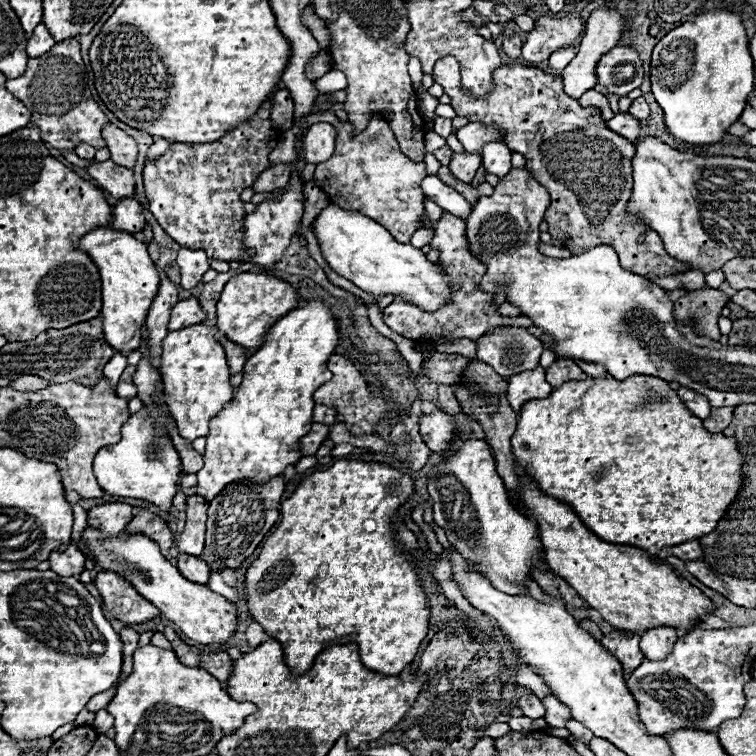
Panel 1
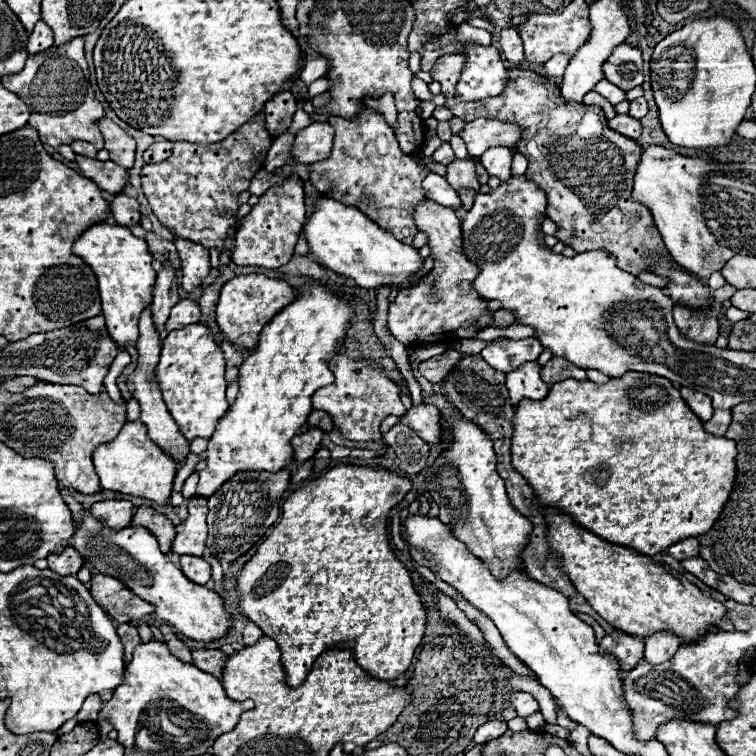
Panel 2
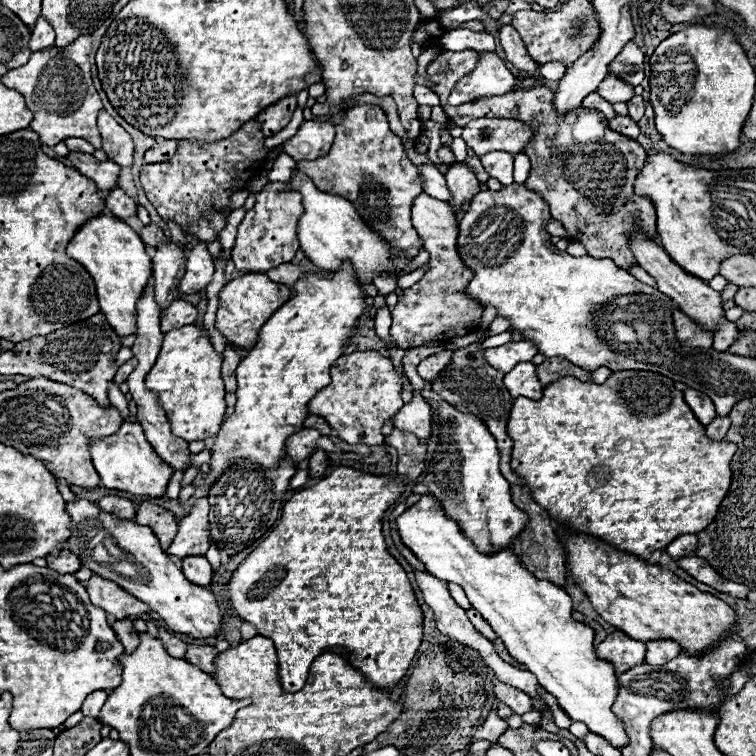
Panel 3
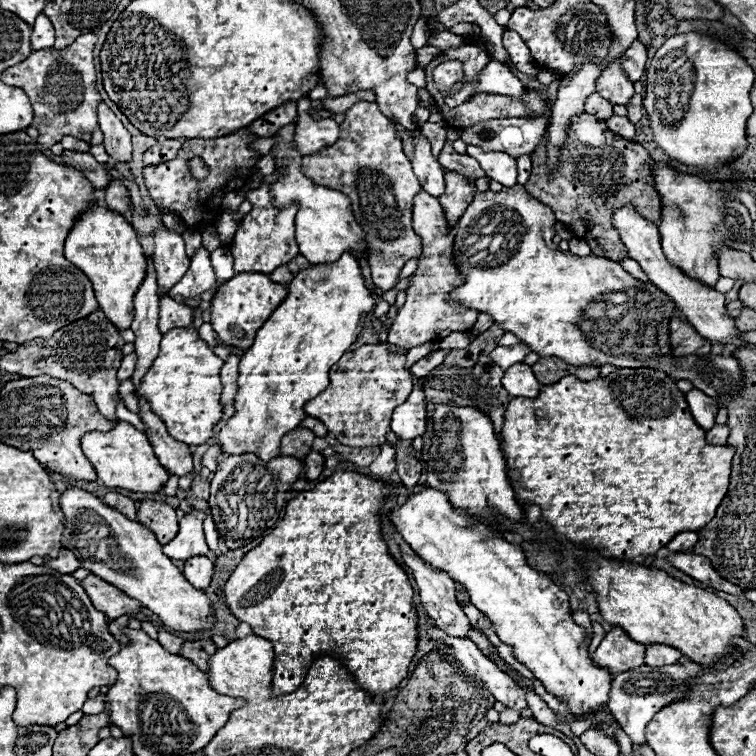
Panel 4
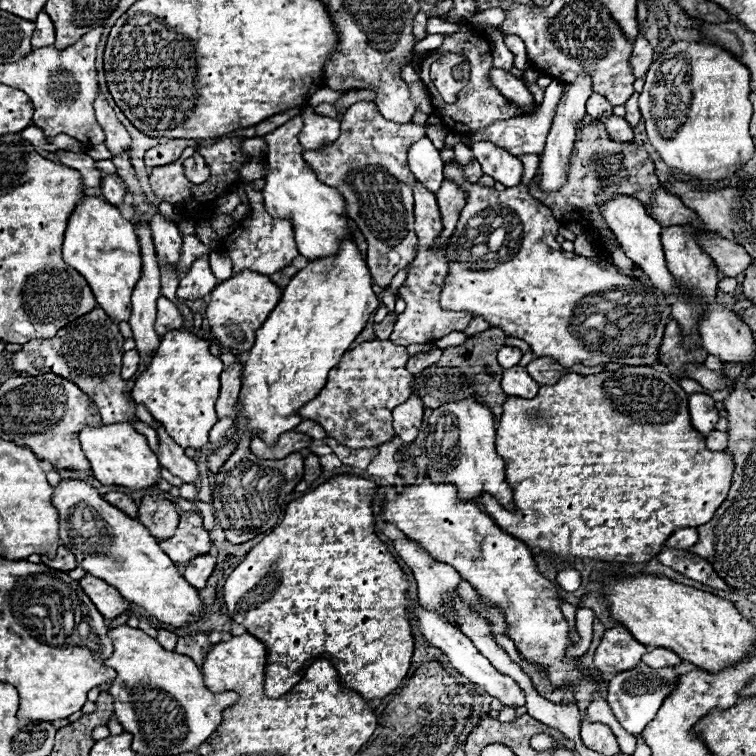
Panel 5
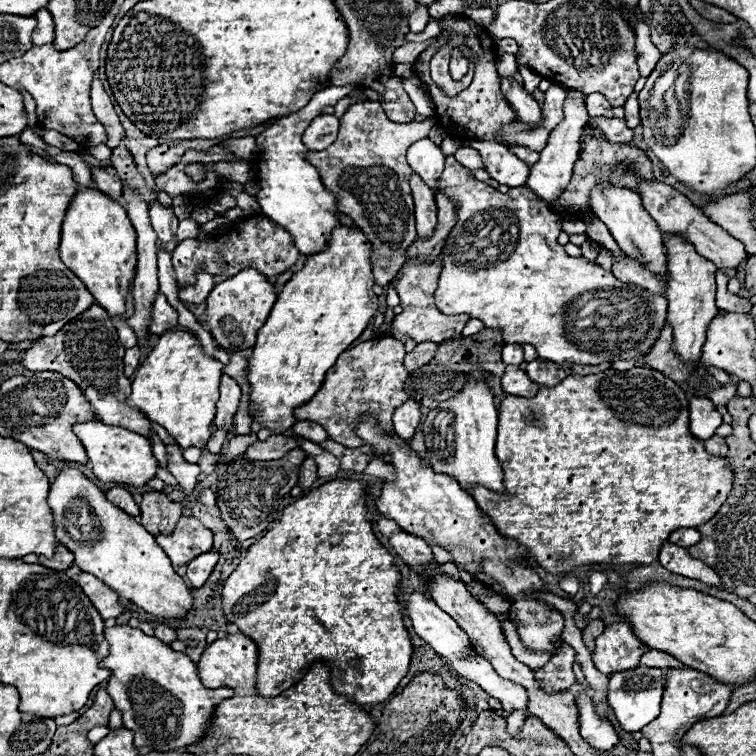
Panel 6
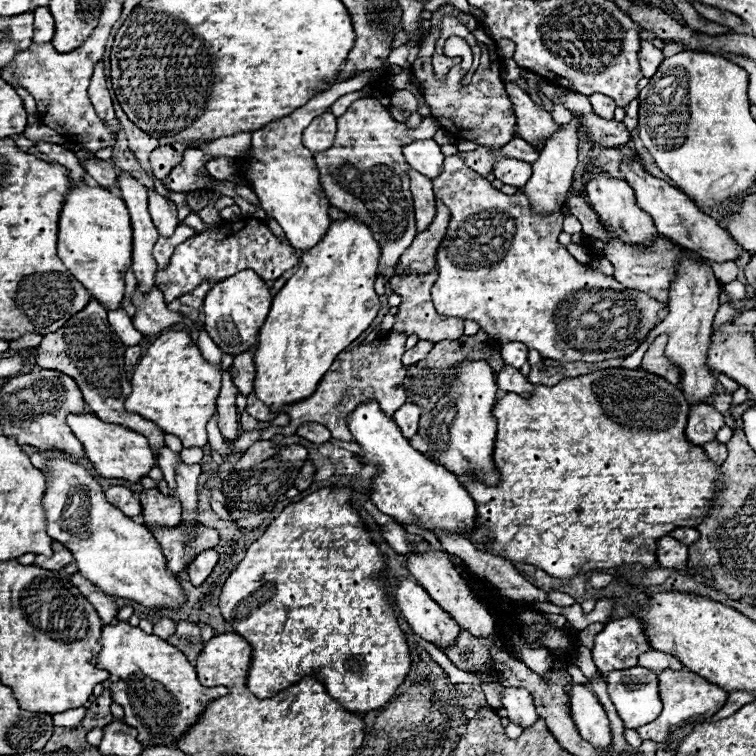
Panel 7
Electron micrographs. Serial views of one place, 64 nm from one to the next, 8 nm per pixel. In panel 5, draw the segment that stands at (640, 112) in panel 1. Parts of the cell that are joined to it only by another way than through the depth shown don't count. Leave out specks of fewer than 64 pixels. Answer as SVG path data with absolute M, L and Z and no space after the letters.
M634 92L632 96L630 96L630 100L628 100L628 104L626 104L626 120L628 120L628 124L632 124L632 126L636 126L640 120L642 120L642 114L640 114L640 108L638 108L638 92Z

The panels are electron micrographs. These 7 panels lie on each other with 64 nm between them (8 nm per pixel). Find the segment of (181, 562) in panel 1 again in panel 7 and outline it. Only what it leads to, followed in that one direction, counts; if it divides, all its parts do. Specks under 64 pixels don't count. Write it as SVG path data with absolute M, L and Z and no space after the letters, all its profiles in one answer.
M206 550L206 552L198 554L198 556L186 566L188 576L190 576L190 582L192 582L194 586L200 586L200 584L210 576L210 572L212 572L214 566L216 566L216 562L218 562L218 552L216 552L216 550Z

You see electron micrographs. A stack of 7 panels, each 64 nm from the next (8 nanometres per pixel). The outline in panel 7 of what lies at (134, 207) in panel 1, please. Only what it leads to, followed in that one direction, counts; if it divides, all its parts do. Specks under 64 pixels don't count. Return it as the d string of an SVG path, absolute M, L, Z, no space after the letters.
M92 158L92 160L86 160L86 162L82 162L82 164L84 164L86 172L88 172L102 188L110 190L110 188L116 188L116 186L118 186L118 174L116 174L116 170L114 170L114 166L112 166L110 162Z

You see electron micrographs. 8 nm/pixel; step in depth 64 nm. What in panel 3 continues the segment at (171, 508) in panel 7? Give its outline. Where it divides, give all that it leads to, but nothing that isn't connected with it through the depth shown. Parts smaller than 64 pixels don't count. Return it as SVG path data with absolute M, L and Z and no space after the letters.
M142 502L138 506L134 522L136 524L146 524L152 530L156 530L156 536L160 540L162 550L166 550L172 544L172 540L176 536L176 530L178 530L178 522L174 520L172 512L160 508L160 506L154 506L150 502Z

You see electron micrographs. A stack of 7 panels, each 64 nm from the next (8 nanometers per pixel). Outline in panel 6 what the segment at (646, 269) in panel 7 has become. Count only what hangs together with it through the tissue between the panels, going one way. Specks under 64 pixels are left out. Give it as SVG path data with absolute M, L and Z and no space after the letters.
M624 256L620 262L614 262L612 272L614 272L616 278L620 278L620 280L624 280L624 282L628 282L628 284L638 284L638 286L642 286L644 290L654 292L654 294L658 294L658 292L666 286L662 280L658 280L656 276L652 276L642 264L634 262L634 260L628 258L628 256Z

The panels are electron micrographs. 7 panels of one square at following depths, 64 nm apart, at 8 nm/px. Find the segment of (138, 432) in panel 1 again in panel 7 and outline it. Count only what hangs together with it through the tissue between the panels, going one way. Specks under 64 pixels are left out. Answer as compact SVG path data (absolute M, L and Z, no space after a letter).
M92 412L82 416L76 416L76 414L68 416L68 426L76 434L76 438L82 442L88 460L94 464L96 472L102 478L122 478L130 482L140 482L156 466L156 458L148 446L148 440L138 432L132 432L118 424L102 422Z

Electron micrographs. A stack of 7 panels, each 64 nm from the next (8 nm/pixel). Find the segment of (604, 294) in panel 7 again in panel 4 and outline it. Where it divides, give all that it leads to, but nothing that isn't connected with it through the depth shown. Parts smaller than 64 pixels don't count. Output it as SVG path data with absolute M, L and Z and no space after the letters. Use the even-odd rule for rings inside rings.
M516 184L512 188L502 188L500 192L476 192L472 204L462 214L462 224L458 222L454 238L454 262L460 272L464 272L466 282L450 292L450 300L486 312L494 322L502 324L504 332L516 334L526 342L532 352L546 356L562 358L568 364L576 366L602 366L612 364L616 368L652 368L664 374L670 374L674 380L688 380L694 388L706 392L710 398L718 400L720 416L718 424L726 422L728 402L736 398L744 386L744 370L740 360L734 356L708 354L708 356L674 356L668 342L668 330L658 334L652 346L652 302L664 302L668 298L664 292L656 290L648 282L632 278L618 262L598 256L574 256L570 252L556 250L552 242L554 236L554 214L540 200L528 196L524 186ZM614 296L624 296L624 304L614 304Z

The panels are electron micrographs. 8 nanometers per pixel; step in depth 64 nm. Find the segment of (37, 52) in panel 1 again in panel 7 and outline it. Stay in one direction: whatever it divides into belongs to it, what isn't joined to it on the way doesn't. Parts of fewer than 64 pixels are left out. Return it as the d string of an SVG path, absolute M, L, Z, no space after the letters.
M40 6L34 10L36 24L34 24L34 44L46 44L54 36L54 20L50 16L48 6Z

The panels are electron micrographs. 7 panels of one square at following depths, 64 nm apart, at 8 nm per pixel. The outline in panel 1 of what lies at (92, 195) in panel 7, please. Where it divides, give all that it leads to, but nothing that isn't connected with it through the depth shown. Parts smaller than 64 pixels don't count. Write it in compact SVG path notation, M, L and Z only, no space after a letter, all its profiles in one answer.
M96 228L80 240L80 250L88 252L96 262L102 276L102 332L104 340L122 354L130 354L140 348L142 326L148 310L156 298L160 286L160 274L148 256L146 244L138 242L128 232L116 232L112 228Z

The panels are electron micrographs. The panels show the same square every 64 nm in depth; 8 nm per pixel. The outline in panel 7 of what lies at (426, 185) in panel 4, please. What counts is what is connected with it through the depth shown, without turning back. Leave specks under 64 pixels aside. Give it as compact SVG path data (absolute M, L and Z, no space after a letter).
M416 140L404 146L402 152L406 162L412 166L412 170L424 174L430 180L440 176L444 154L440 152L440 146L434 140Z

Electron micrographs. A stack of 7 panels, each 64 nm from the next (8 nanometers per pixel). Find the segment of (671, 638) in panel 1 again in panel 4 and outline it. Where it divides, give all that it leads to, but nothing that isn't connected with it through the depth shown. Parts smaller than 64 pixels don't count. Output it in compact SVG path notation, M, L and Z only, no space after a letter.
M648 644L646 646L646 662L644 664L658 668L658 666L674 664L680 658L682 658L682 654L674 646L668 646L668 644Z

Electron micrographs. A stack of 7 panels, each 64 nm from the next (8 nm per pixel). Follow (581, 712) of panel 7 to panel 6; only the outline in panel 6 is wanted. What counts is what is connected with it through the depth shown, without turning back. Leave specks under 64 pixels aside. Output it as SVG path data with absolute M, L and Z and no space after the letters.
M586 692L578 694L578 710L580 710L582 738L596 750L612 750L618 744L618 734L614 732L610 722L596 716L592 700Z

